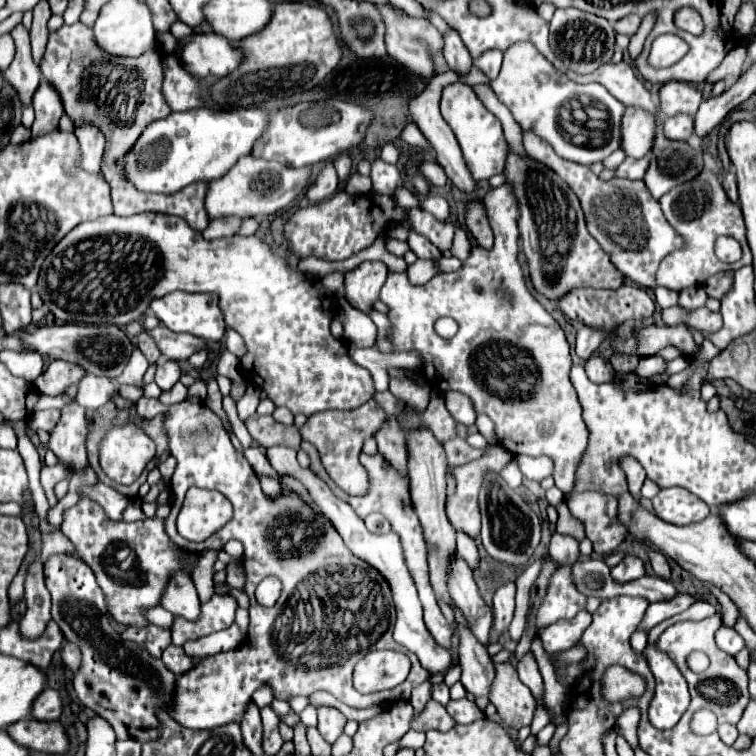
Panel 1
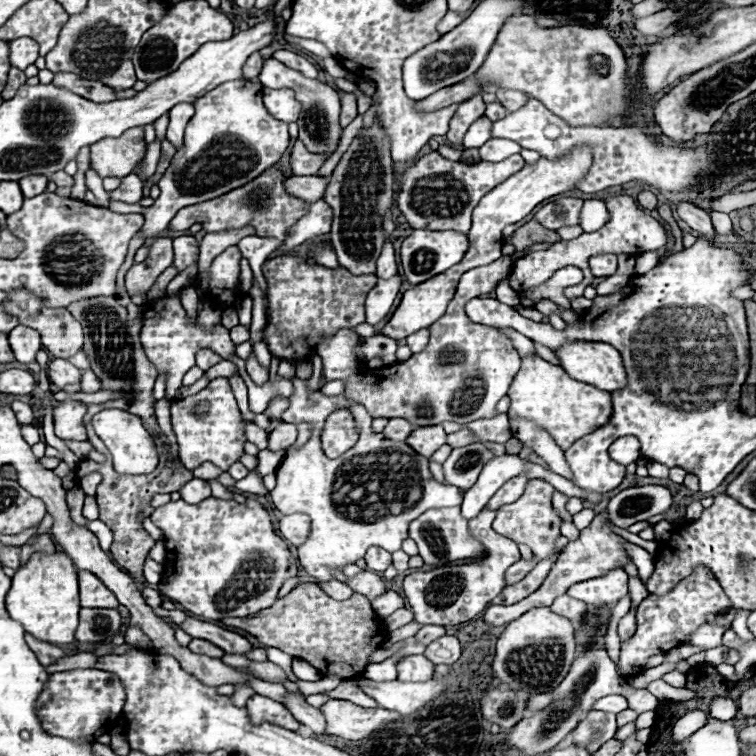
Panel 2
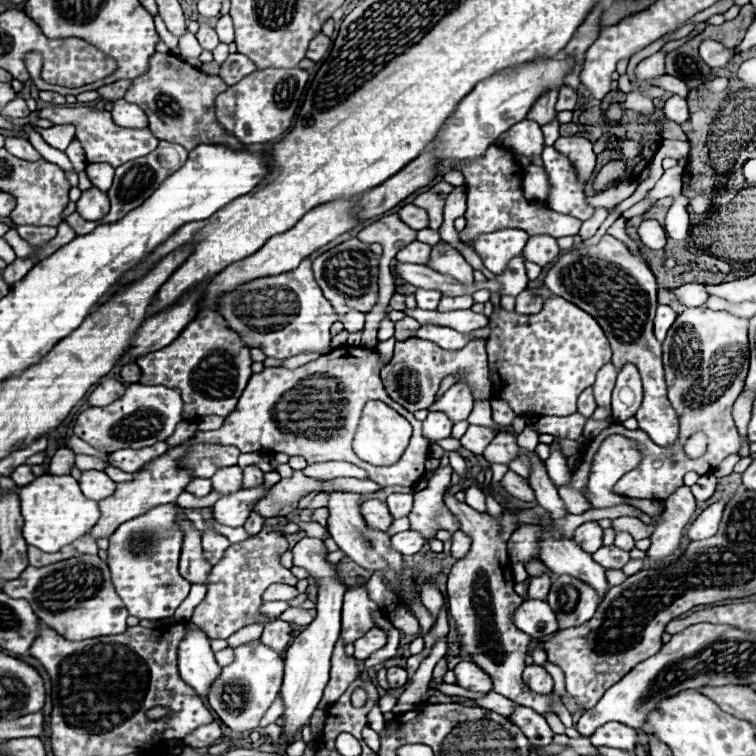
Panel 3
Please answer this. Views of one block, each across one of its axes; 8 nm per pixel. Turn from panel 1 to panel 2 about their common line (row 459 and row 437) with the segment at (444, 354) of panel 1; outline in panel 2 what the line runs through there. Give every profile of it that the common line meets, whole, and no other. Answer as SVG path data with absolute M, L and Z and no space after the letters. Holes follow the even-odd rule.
M538 356L522 358L522 366L508 390L508 398L508 418L534 422L538 428L548 432L562 450L568 450L578 438L604 426L612 416L610 392L572 380L560 366L554 366Z

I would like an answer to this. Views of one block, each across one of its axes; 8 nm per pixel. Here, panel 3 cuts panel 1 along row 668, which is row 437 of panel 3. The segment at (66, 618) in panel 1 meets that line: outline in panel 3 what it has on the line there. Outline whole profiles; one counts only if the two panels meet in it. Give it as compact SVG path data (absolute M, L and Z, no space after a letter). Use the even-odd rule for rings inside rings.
M130 384L126 394L108 406L92 406L84 410L74 424L74 434L102 452L116 452L120 448L146 448L156 442L164 442L176 430L182 418L184 402L178 390L168 386L144 386Z

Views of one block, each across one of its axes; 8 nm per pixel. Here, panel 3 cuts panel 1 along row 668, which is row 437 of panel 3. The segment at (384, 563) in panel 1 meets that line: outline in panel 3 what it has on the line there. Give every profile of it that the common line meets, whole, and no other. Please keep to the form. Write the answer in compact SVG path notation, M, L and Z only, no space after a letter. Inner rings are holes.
M430 412L428 418L422 422L422 432L430 442L436 442L436 440L442 440L442 438L448 438L452 426L454 424L450 422L450 418L446 414Z

